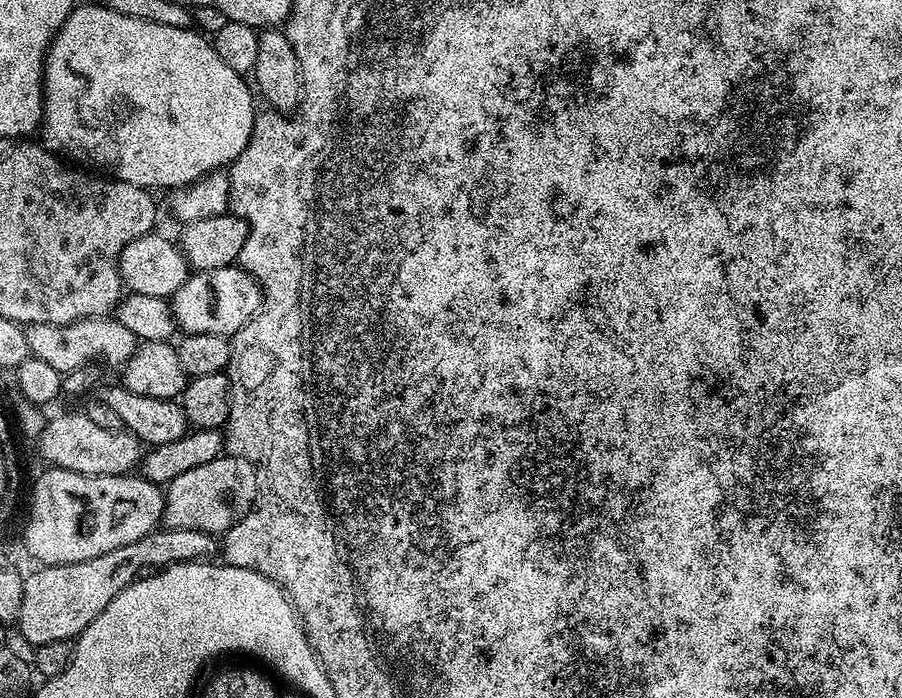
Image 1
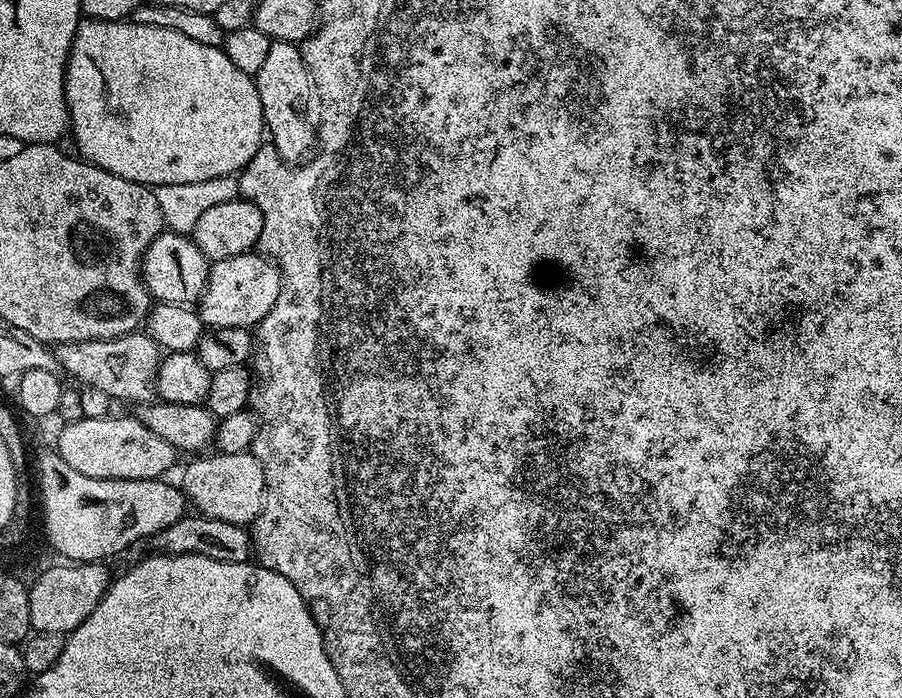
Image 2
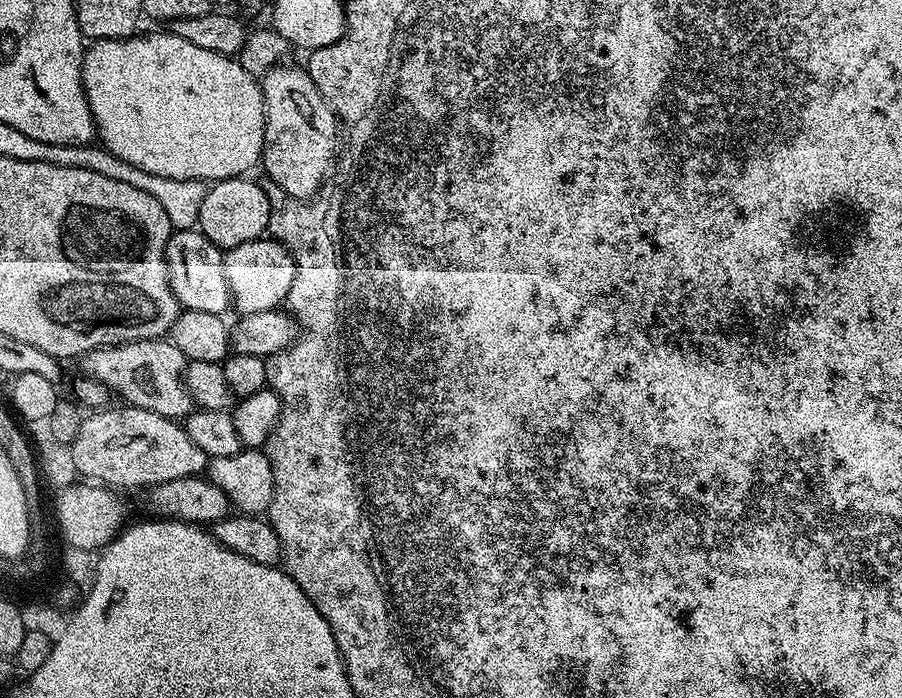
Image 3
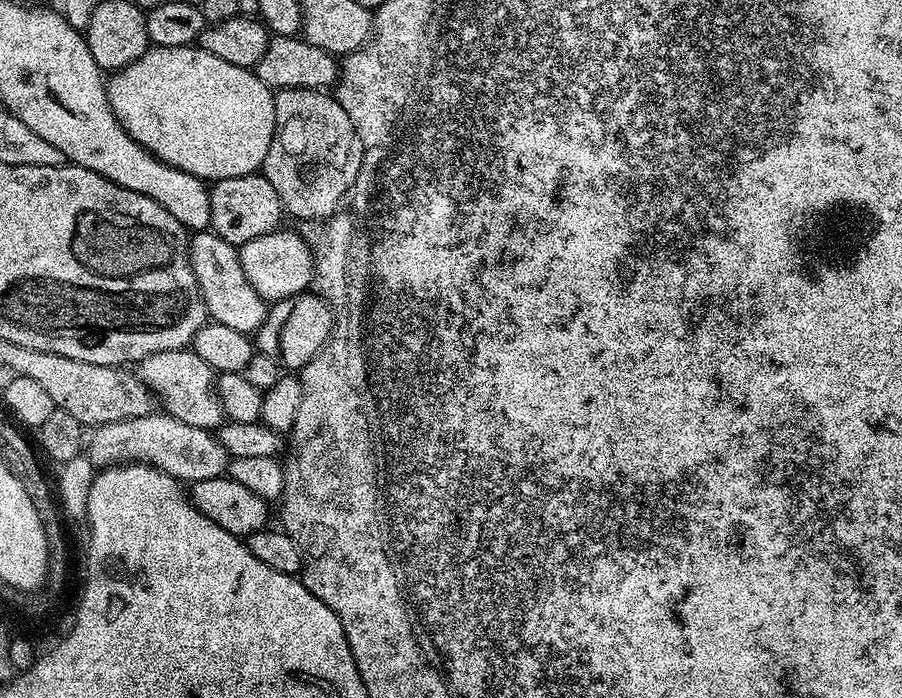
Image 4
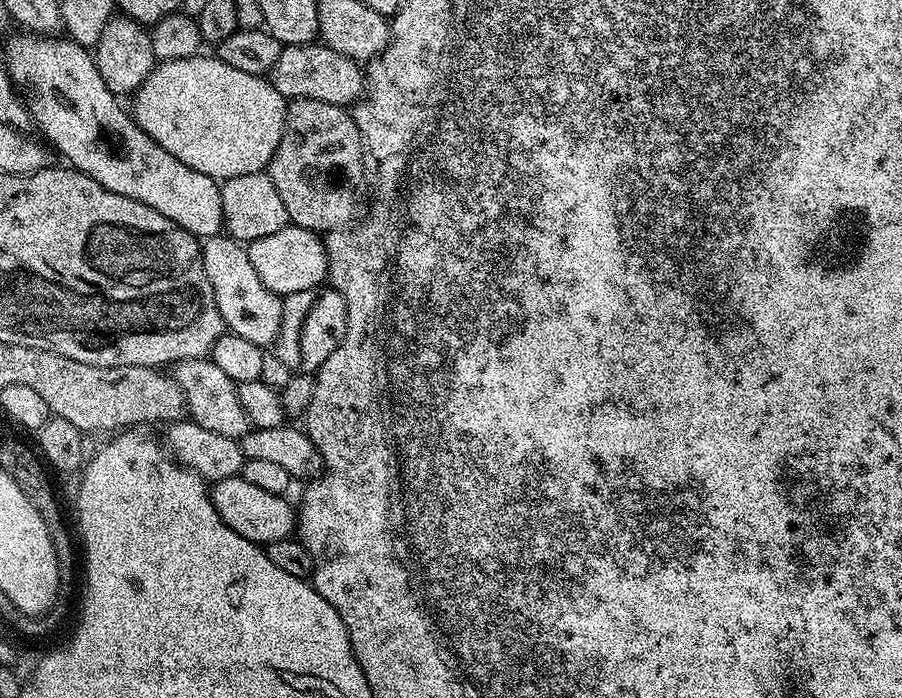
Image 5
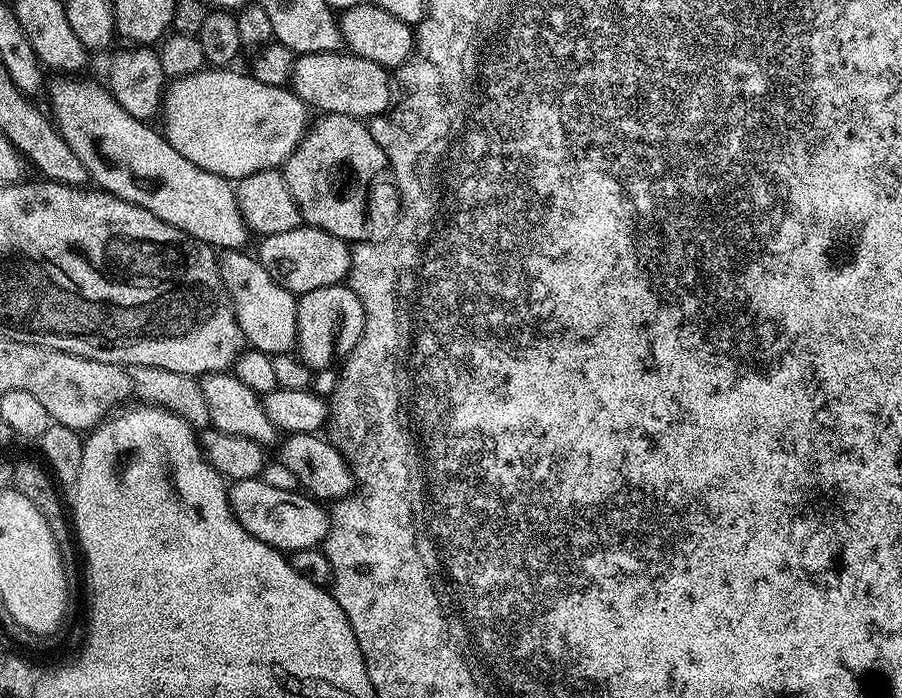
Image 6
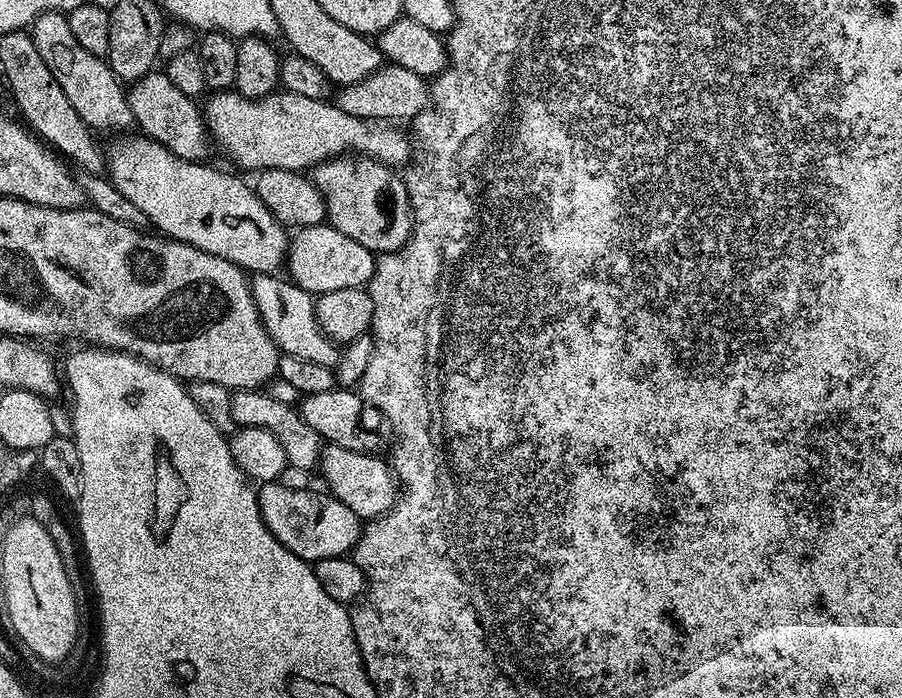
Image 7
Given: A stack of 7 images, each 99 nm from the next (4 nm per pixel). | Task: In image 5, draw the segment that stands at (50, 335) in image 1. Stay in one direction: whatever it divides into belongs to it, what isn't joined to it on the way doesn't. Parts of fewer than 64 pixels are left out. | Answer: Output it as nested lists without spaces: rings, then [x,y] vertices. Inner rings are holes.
[[[212,359],[181,360],[175,365],[174,379],[184,395],[187,415],[195,424],[231,440],[239,440],[250,431],[246,410],[242,410],[239,387]]]

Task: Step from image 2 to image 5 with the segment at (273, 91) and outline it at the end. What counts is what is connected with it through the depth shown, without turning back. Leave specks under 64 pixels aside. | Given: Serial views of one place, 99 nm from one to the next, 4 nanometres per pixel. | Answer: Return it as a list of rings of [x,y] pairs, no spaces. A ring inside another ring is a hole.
[[[317,100],[291,101],[284,119],[284,136],[266,169],[274,182],[274,190],[278,190],[282,198],[282,206],[286,206],[289,221],[295,227],[309,228],[317,234],[335,232],[351,225],[356,212],[356,187],[364,176],[364,156],[366,145],[360,139],[358,126],[347,107]]]

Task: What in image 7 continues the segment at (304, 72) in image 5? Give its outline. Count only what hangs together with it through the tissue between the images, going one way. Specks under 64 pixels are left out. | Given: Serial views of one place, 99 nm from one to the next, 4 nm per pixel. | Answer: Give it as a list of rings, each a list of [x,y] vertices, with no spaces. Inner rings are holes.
[[[385,63],[374,74],[362,78],[362,82],[343,85],[334,96],[336,107],[346,114],[354,114],[354,118],[363,120],[379,120],[381,122],[411,122],[418,113],[430,104],[430,84],[425,77],[414,74],[414,70],[406,70],[397,64]]]

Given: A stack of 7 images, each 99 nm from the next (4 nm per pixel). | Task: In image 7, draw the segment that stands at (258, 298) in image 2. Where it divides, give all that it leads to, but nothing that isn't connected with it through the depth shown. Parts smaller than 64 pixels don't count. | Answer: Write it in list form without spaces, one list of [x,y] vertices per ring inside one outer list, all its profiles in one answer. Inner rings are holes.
[[[325,222],[295,229],[288,242],[286,272],[293,284],[302,290],[319,294],[330,290],[350,290],[363,288],[372,281],[376,269],[377,257],[366,246],[346,238],[342,230],[334,230]]]

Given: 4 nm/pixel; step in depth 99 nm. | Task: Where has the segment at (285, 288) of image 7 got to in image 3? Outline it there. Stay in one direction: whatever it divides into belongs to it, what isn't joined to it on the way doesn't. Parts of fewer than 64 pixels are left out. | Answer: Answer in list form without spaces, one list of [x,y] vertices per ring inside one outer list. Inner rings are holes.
[[[173,231],[166,248],[166,266],[168,267],[170,286],[174,290],[181,309],[224,316],[227,313],[227,308],[233,307],[232,291],[228,285],[226,270],[224,269],[224,252],[218,246],[214,246],[214,242],[210,242],[210,238],[206,238],[200,231]]]

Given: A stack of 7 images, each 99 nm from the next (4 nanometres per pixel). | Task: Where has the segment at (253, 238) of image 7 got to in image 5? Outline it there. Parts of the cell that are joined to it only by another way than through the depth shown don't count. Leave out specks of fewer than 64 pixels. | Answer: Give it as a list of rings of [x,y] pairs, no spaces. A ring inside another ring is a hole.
[[[35,34],[19,35],[10,37],[8,45],[4,48],[3,63],[7,67],[8,76],[15,91],[20,93],[20,99],[28,107],[35,129],[41,132],[39,135],[57,153],[60,151],[68,159],[65,161],[71,167],[78,172],[85,172],[90,178],[94,178],[94,182],[106,186],[106,190],[114,190],[114,194],[134,198],[150,206],[150,210],[166,214],[170,222],[182,226],[182,230],[198,238],[221,235],[224,219],[220,184],[211,180],[206,174],[198,174],[198,170],[190,170],[186,162],[178,162],[174,154],[162,150],[162,146],[158,146],[136,125],[136,121],[126,111],[125,105],[124,108],[120,105],[123,103],[116,93],[110,90],[110,86],[106,86],[106,82],[102,82],[102,74],[98,74],[93,53],[89,49],[67,38]]]

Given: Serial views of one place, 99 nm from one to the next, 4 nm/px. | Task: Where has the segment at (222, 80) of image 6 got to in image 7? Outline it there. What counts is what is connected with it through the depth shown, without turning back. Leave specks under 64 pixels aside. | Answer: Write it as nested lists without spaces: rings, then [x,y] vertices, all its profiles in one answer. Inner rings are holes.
[[[220,90],[209,96],[212,97],[209,98],[208,105],[203,105],[202,108],[207,135],[214,141],[215,147],[217,144],[240,168],[281,168],[303,173],[315,168],[317,164],[323,164],[325,160],[335,160],[337,156],[345,154],[370,156],[389,166],[404,166],[409,163],[414,152],[409,137],[405,133],[404,137],[396,129],[399,127],[395,123],[354,118],[354,114],[346,114],[328,100],[302,98],[302,94],[290,94],[283,90],[277,90],[272,95],[257,100],[246,98],[235,90]]]

